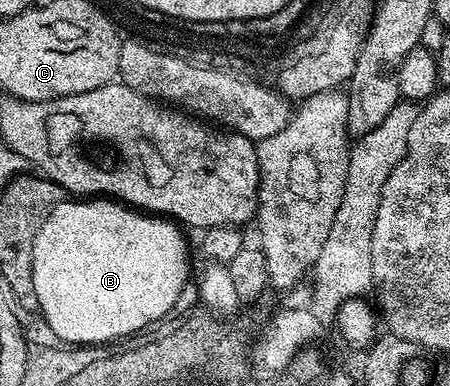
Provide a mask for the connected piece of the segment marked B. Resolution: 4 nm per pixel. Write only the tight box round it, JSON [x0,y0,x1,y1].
[32,198,190,346]

